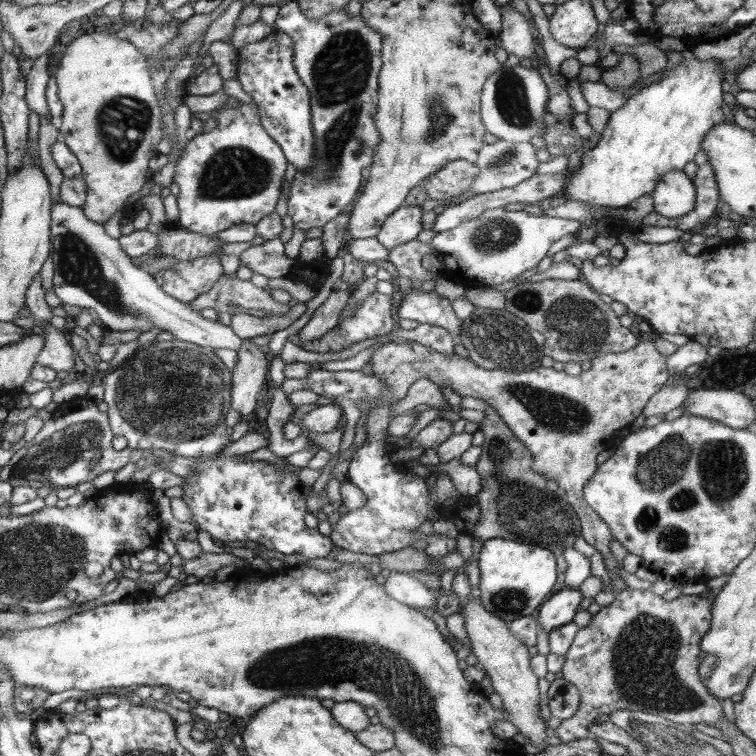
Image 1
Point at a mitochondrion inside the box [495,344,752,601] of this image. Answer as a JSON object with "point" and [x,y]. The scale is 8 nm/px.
{"point":[681,475]}

